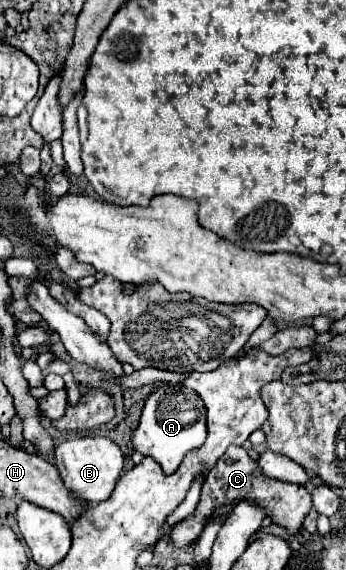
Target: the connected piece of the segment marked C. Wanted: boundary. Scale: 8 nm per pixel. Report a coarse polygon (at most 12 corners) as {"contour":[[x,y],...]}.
{"contour":[[242,447],[208,473],[192,515],[168,541],[194,543],[220,507],[262,507],[298,533],[312,509],[306,487],[266,477]]}

